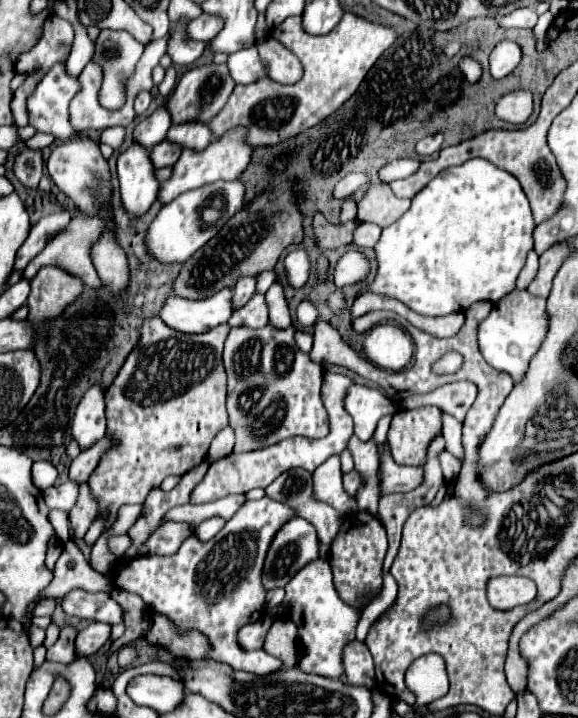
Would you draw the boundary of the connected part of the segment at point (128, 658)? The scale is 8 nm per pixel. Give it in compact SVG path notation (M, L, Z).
M124 645L118 651L118 663L120 666L128 667L128 665L132 665L136 657L138 657L138 651L132 645Z

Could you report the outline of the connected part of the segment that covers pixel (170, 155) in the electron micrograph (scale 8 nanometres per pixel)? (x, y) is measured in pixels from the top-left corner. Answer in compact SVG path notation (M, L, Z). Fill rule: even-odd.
M164 139L160 145L152 147L152 161L158 169L168 167L168 165L174 165L178 161L180 153L182 153L182 147L178 143L172 143L172 141Z

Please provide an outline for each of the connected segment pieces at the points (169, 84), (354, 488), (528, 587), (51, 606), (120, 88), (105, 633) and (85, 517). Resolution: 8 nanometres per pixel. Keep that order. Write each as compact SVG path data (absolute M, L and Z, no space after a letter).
M174 66L166 69L166 77L164 77L164 81L160 83L160 93L164 95L164 99L170 99L170 95L172 95L172 91L174 91L176 85L176 71Z
M350 471L344 475L344 489L348 491L350 497L356 497L362 485L364 485L364 477L358 471Z
M492 577L486 589L488 603L494 609L514 609L536 597L536 585L526 577Z
M44 597L44 599L40 599L38 603L36 603L36 607L32 609L32 615L46 615L46 617L52 617L52 613L54 613L54 609L56 609L56 599L52 599L52 597Z
M102 29L98 39L94 41L94 57L92 61L102 67L102 87L98 93L98 101L106 109L120 109L126 103L126 81L134 75L136 63L144 53L144 45L140 45L130 33L126 31L112 31Z
M90 623L76 637L76 653L90 657L110 641L110 633L112 627L108 623Z
M82 483L82 485L80 485L78 503L76 503L76 507L72 507L72 511L68 513L68 519L70 519L70 525L72 525L74 533L76 533L76 537L86 535L90 523L92 523L94 517L96 517L96 511L98 511L98 501L92 497L90 485L88 485L88 483Z

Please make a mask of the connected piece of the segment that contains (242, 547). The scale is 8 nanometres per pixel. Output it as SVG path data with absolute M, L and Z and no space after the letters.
M262 497L258 501L246 501L232 519L226 521L224 529L216 533L210 541L200 541L196 535L190 535L180 549L174 555L142 555L134 561L128 561L126 565L120 565L114 573L114 583L120 589L138 593L146 607L152 611L160 611L168 615L176 625L182 629L200 629L214 645L212 659L224 661L232 665L232 669L242 669L250 673L274 673L276 669L282 668L282 661L268 655L266 651L246 651L238 643L238 631L248 625L258 621L264 615L264 605L266 605L266 589L262 585L262 569L264 569L264 559L270 549L272 539L276 533L296 515L294 509L290 509L284 503L278 503L270 497Z

